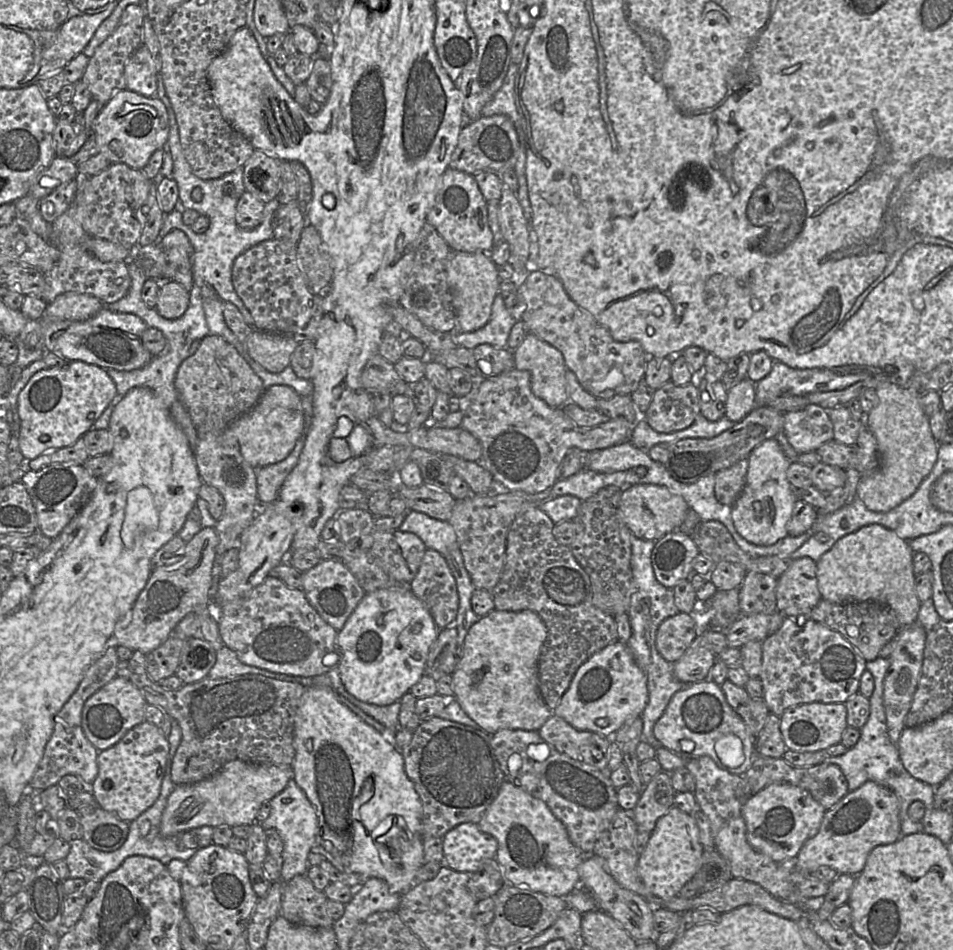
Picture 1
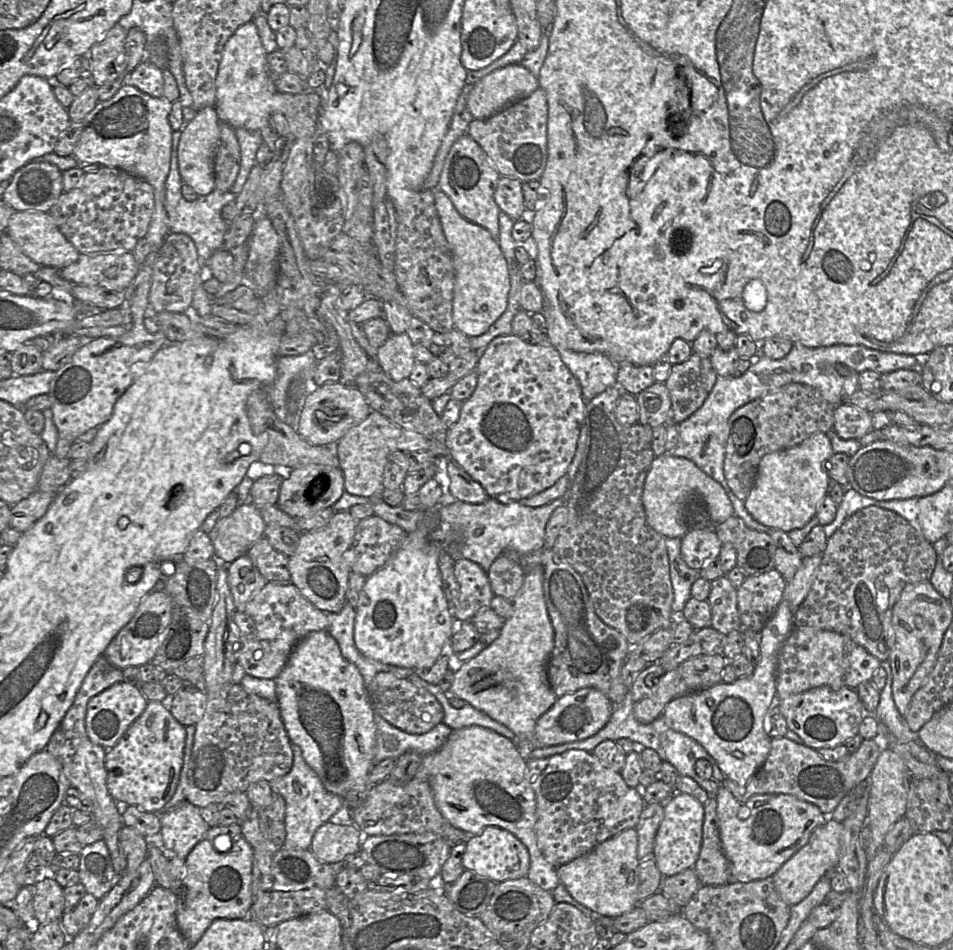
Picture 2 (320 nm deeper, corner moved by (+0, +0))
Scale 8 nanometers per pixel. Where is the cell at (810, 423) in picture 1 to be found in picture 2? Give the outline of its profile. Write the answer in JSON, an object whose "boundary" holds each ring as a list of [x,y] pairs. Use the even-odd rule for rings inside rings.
{"boundary":[[[841,404],[834,408],[833,431],[842,439],[860,439],[873,430],[871,413],[858,407]]]}

